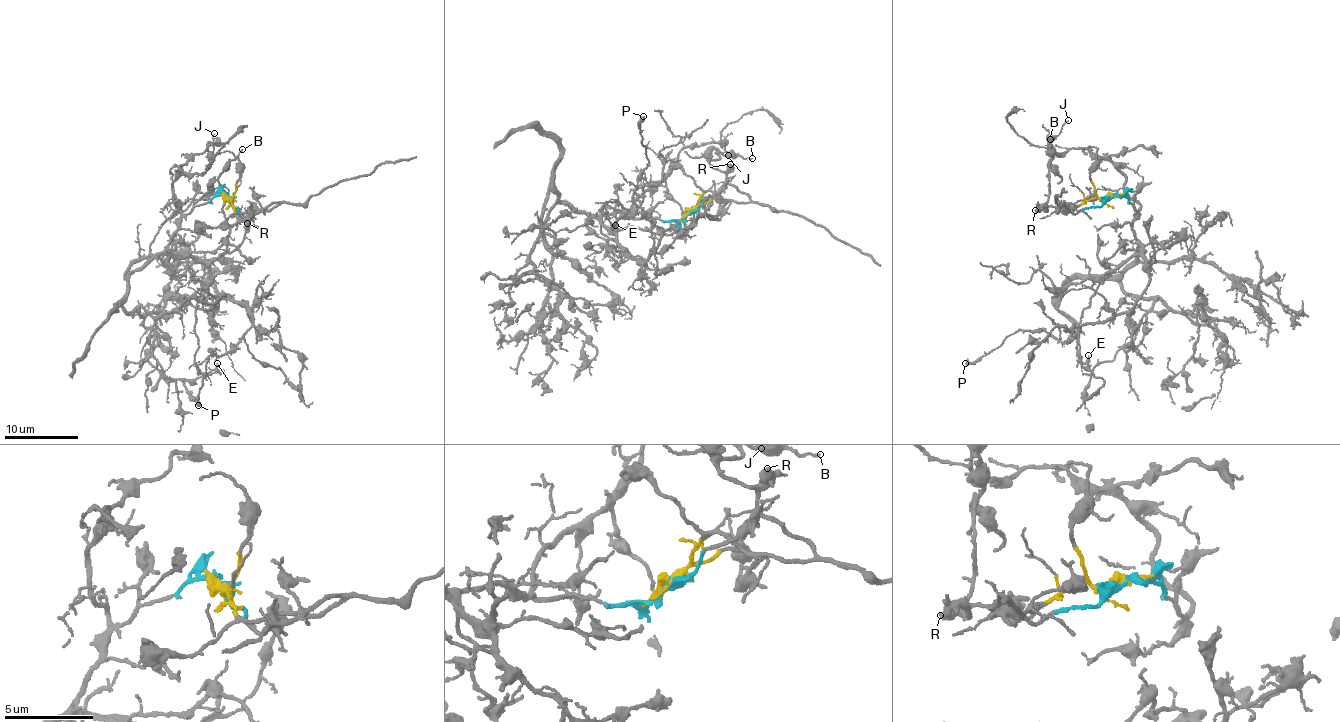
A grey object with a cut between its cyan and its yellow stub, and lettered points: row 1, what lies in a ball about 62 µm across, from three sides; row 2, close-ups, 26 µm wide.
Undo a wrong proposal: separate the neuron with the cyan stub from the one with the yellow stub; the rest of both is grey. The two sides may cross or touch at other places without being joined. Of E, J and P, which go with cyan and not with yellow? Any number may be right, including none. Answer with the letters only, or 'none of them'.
E, J, P

